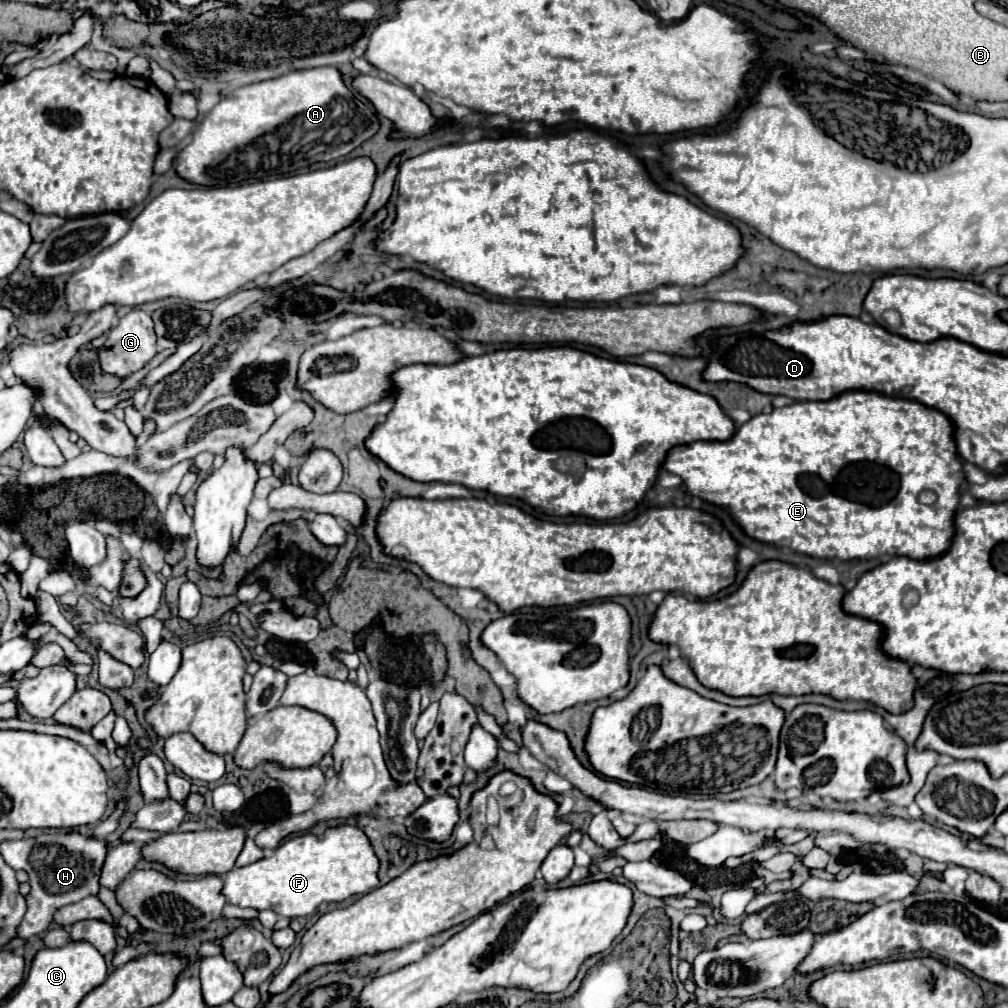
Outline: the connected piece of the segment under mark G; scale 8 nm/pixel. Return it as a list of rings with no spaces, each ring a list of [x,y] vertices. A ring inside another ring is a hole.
[[[131,309],[109,331],[105,343],[101,347],[97,347],[97,355],[101,361],[101,369],[113,377],[119,377],[119,379],[125,379],[127,375],[143,369],[157,355],[157,337],[153,331],[151,315],[141,309]]]

